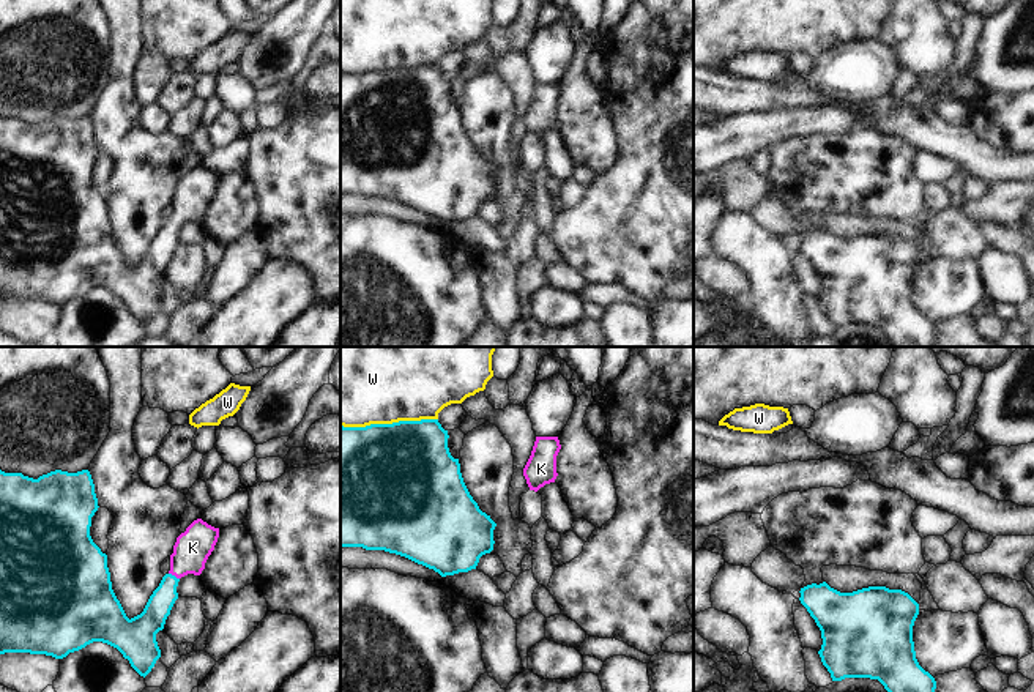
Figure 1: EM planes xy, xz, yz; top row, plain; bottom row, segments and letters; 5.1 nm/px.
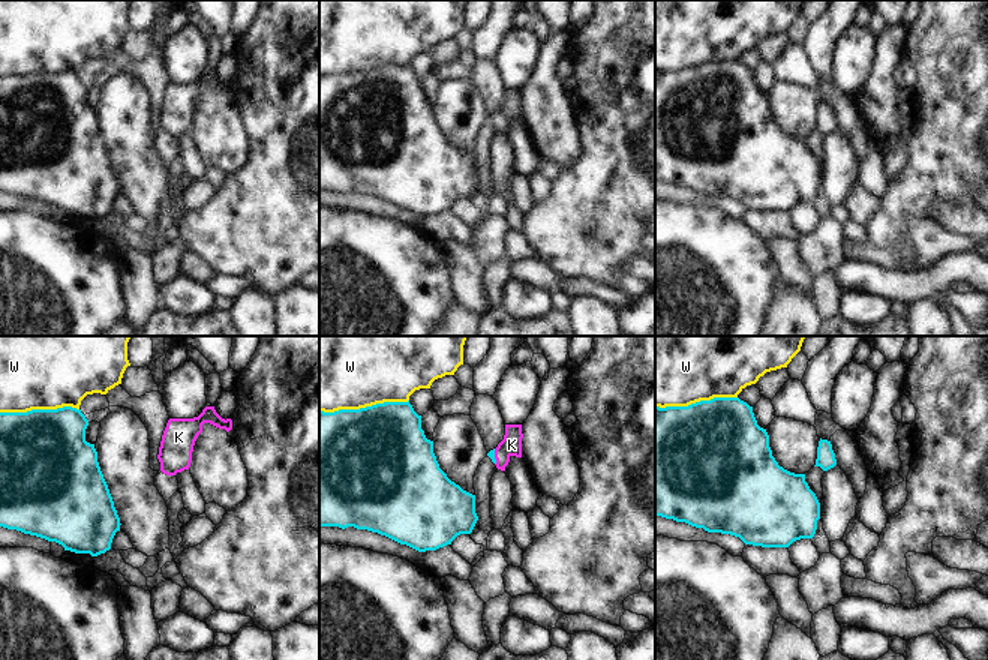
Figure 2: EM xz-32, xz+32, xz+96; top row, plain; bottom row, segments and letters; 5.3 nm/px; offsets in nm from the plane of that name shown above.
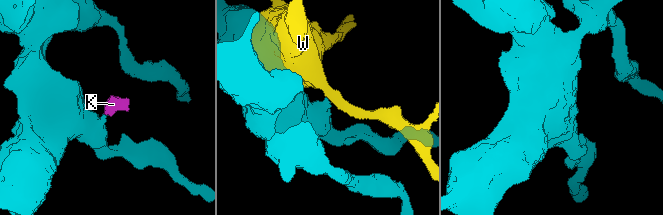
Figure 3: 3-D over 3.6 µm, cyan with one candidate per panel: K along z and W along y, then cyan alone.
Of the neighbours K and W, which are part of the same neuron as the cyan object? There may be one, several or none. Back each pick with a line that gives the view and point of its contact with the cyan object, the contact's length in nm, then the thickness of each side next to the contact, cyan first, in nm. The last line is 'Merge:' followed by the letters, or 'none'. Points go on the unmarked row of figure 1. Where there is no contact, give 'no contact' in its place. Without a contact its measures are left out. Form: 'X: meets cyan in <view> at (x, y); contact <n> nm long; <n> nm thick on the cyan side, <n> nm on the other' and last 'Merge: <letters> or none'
K: meets cyan in xy at (174, 223); contact 70 nm long; 130 nm thick on the cyan side, 190 nm on the other
Merge: K

